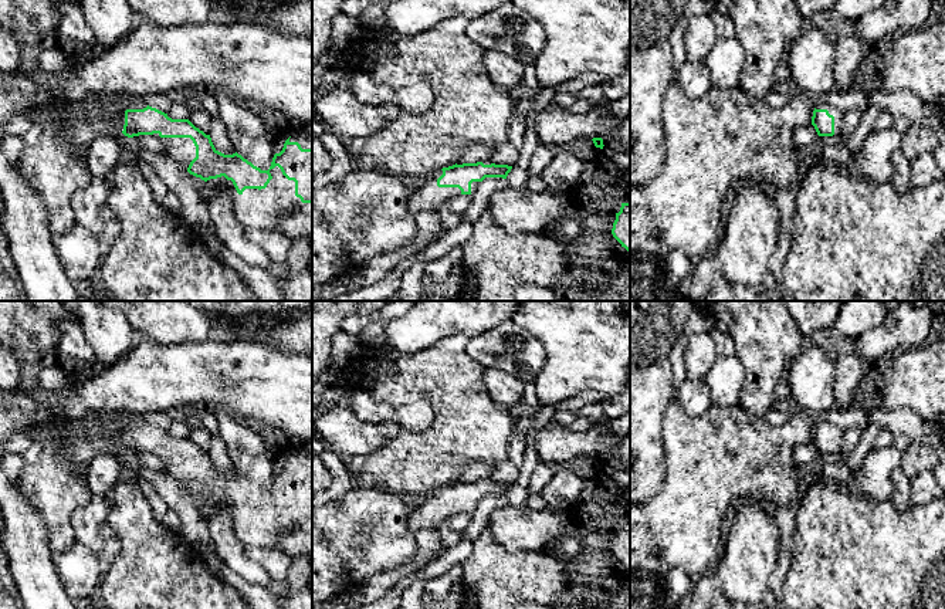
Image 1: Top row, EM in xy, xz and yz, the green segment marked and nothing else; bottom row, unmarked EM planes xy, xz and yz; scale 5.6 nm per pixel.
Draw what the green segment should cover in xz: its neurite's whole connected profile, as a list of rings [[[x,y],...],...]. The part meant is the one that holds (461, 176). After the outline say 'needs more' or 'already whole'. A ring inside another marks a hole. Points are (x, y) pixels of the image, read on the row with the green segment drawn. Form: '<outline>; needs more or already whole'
[[[490,159],[477,163],[453,165],[437,170],[430,177],[414,182],[407,206],[413,214],[440,210],[458,194],[474,194],[485,177],[507,179],[512,166],[495,165]]]; needs more

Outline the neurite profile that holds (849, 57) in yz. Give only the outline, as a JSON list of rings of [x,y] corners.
[[[834,34],[834,78],[841,92],[854,91],[854,77],[864,64],[863,41],[856,34]]]

